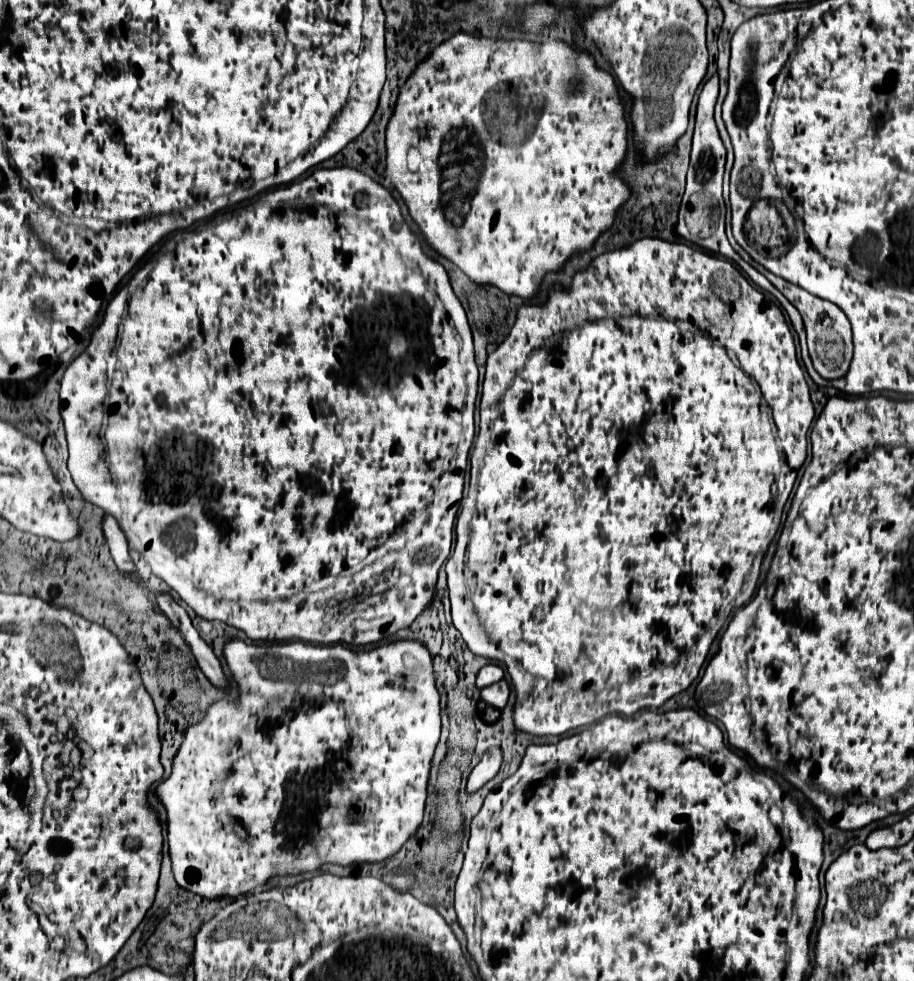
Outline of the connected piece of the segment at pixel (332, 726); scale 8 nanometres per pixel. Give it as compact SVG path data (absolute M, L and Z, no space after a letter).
M231 640L223 648L227 666L233 680L239 686L241 698L237 702L221 700L215 702L207 716L195 726L185 730L185 740L173 762L173 772L169 778L159 782L157 796L167 808L167 828L169 828L169 854L173 862L175 882L193 890L205 898L217 896L239 896L251 892L255 886L263 886L275 874L301 874L319 868L325 862L335 862L341 866L361 864L361 862L381 862L407 842L415 834L423 820L423 808L427 798L427 778L429 764L439 742L441 732L441 708L439 692L435 688L433 662L429 650L421 642L399 640L393 644L379 646L375 650L351 650L341 644L337 646L315 646L305 642L287 644L245 644L243 640Z

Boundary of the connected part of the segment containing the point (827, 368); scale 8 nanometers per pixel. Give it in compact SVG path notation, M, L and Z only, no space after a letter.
M765 274L765 276L801 312L803 322L805 322L805 330L807 330L807 346L809 346L809 354L811 354L815 370L827 380L845 376L849 370L849 364L851 364L851 356L853 356L851 324L849 324L849 318L845 316L845 312L839 306L835 306L833 302L825 302L823 298L817 298L817 296L809 294L807 290L803 290L791 282L785 282L783 278L779 278L775 274Z

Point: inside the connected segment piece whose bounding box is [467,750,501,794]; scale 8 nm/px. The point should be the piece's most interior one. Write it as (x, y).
(489, 766)

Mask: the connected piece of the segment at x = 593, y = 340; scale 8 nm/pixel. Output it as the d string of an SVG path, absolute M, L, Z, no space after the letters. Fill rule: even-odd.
M645 238L637 240L635 244L605 252L597 256L585 272L575 274L573 286L569 290L561 290L555 286L549 294L549 300L545 306L523 306L517 312L517 322L513 324L509 336L505 342L487 358L487 372L483 380L483 398L481 398L481 420L491 420L490 423L480 421L479 431L470 450L470 491L471 497L477 496L477 503L469 503L469 534L456 534L456 546L451 560L445 564L447 582L449 582L449 600L451 600L451 616L455 628L461 632L463 640L467 642L469 650L477 656L485 656L489 660L499 660L507 666L507 672L511 674L517 704L515 704L515 726L521 732L529 732L533 736L561 736L569 730L589 726L593 722L599 722L605 714L623 714L633 716L639 710L655 710L663 706L671 696L683 692L699 674L709 648L727 622L733 608L739 608L749 602L757 588L759 579L759 566L762 566L765 548L775 538L775 532L781 522L783 506L793 490L797 470L805 462L805 450L807 450L807 432L813 422L815 410L809 396L809 386L805 380L805 374L797 362L795 344L791 330L787 326L787 320L779 306L773 302L773 298L767 292L757 290L731 262L713 256L705 250L679 244L679 242L667 242L661 238Z

